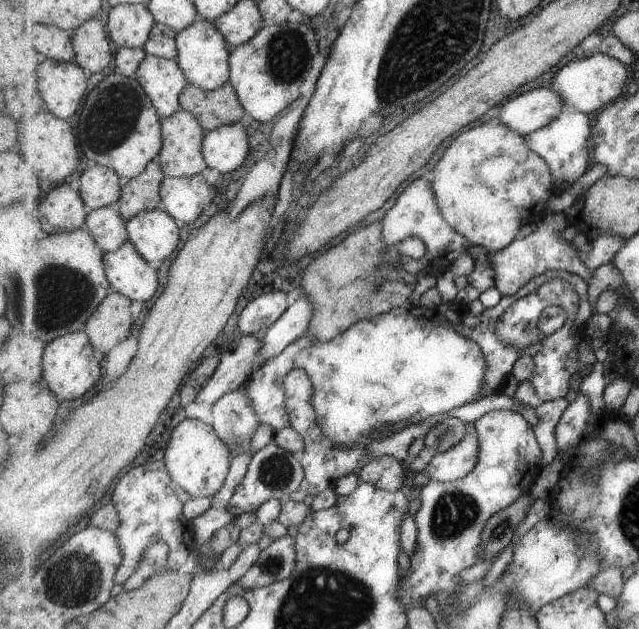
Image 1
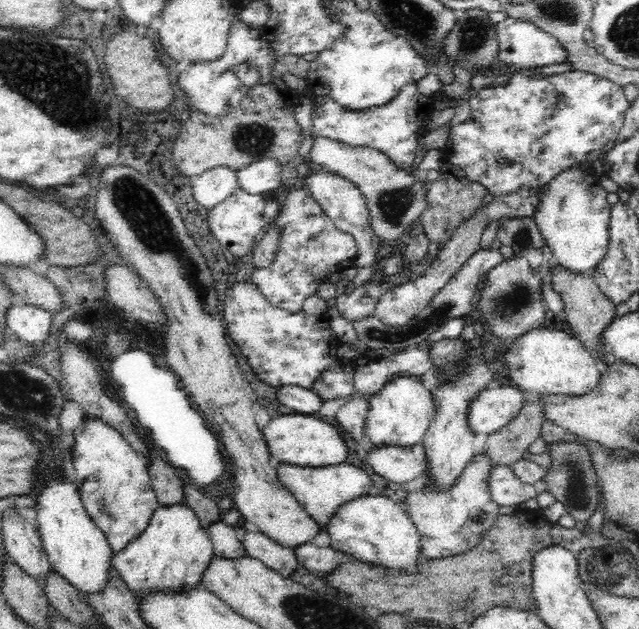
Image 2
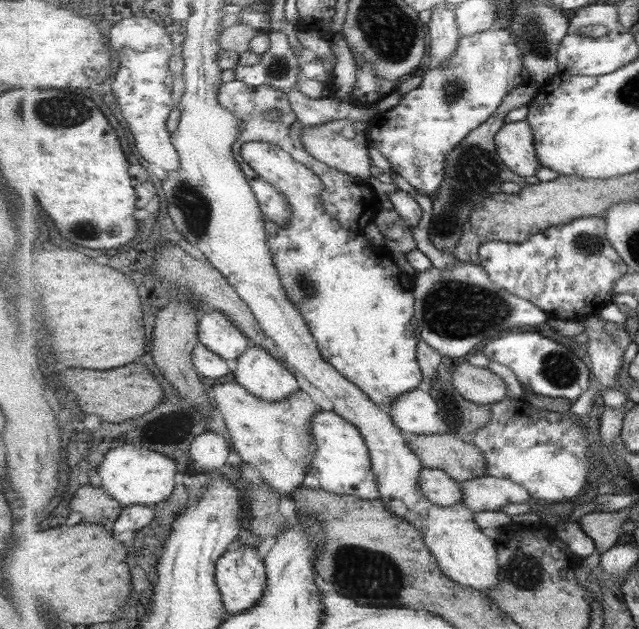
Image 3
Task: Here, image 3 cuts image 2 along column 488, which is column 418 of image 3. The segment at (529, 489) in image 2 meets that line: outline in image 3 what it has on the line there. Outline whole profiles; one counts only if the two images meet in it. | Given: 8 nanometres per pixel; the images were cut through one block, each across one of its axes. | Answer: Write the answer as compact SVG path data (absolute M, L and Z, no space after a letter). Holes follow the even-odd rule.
M425 467L421 470L418 484L427 501L433 504L448 507L455 503L463 503L460 481L449 476L444 470Z

